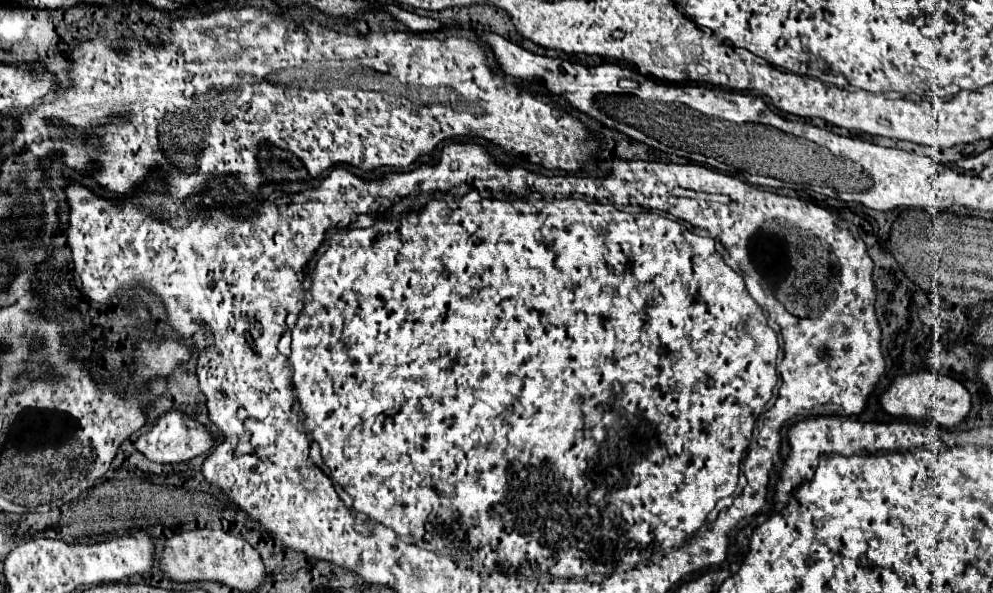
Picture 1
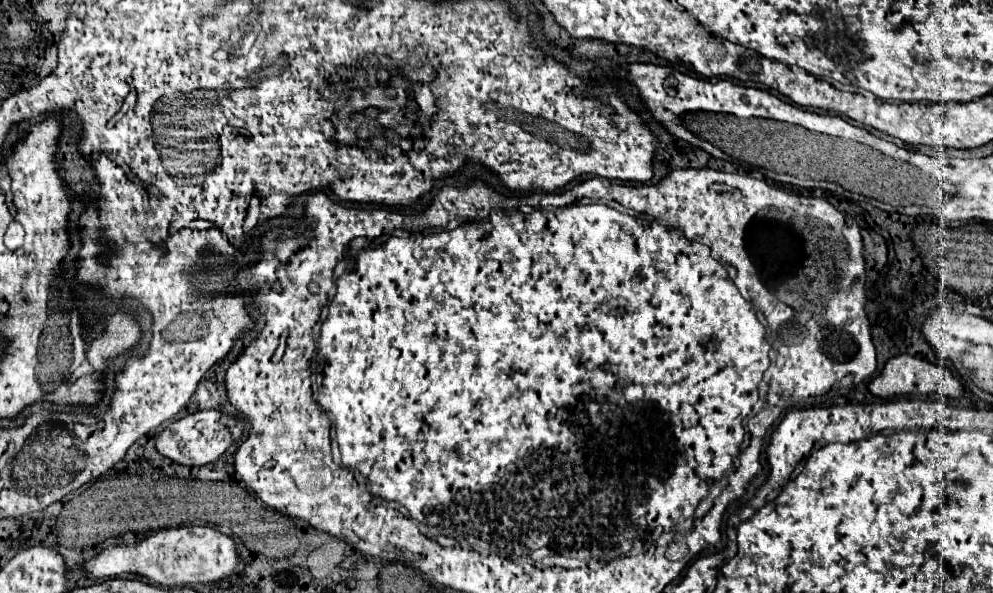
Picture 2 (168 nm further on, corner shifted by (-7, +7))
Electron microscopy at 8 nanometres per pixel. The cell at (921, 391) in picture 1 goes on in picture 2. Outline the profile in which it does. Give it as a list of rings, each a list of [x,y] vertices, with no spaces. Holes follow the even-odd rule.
[[[898,354],[890,358],[884,370],[874,380],[868,382],[868,390],[880,398],[890,398],[890,396],[900,396],[900,394],[934,394],[934,392],[942,392],[950,398],[960,398],[964,394],[960,380],[950,376],[944,368],[926,360],[914,358],[910,354]]]

